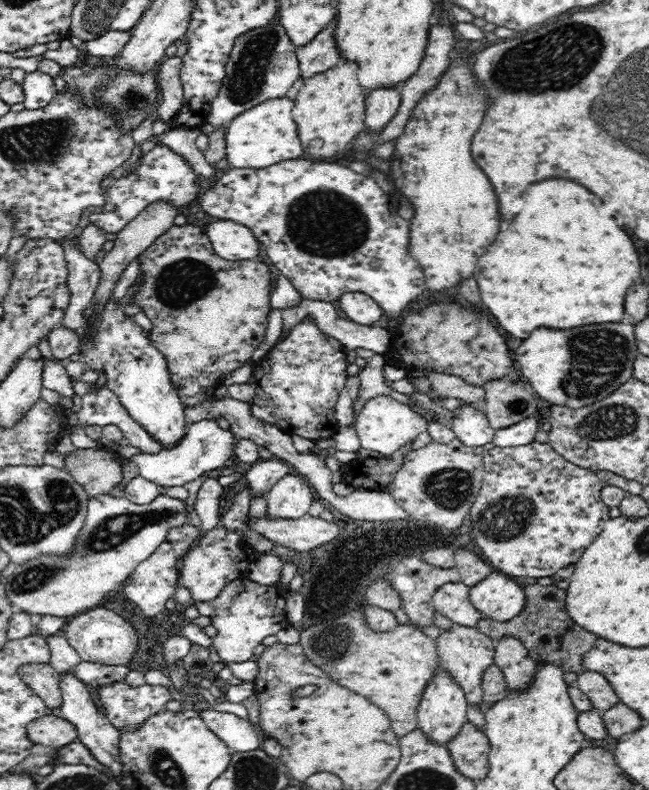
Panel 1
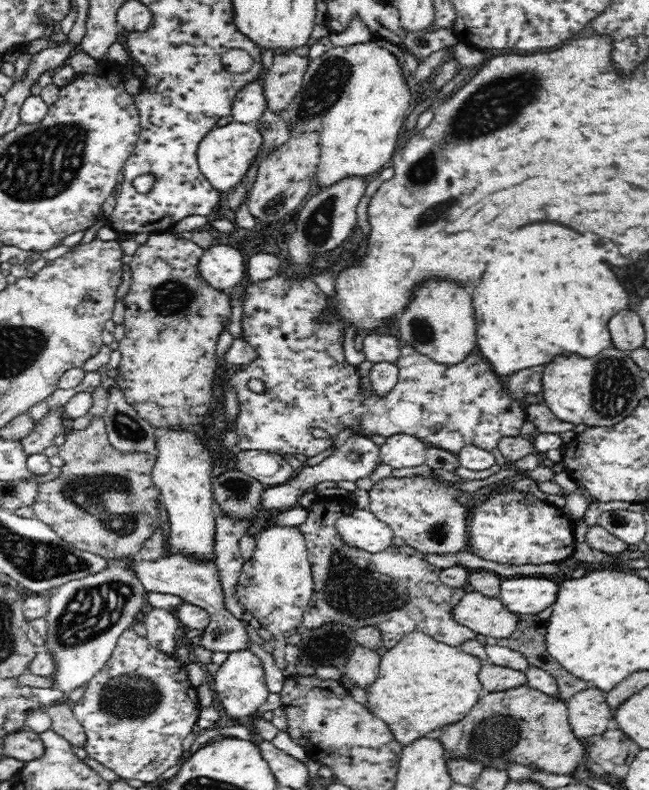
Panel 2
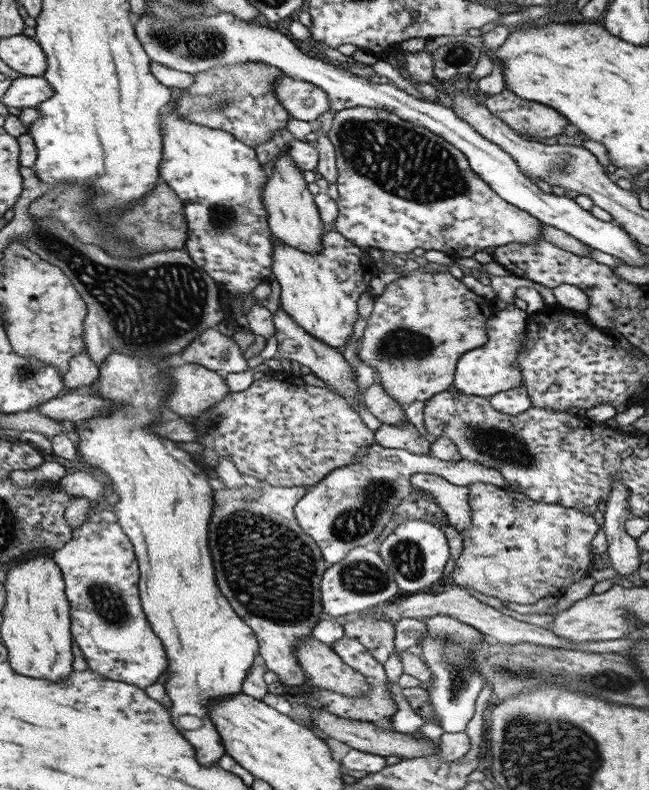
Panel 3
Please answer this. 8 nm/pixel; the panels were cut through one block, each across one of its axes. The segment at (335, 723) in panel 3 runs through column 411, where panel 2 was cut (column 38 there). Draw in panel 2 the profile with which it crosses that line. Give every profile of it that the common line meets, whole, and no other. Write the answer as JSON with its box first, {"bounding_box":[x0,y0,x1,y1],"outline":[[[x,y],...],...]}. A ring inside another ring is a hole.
{"bounding_box":[1,730,44,763],"outline":[[[17,730],[11,735],[6,735],[1,744],[1,754],[3,756],[26,763],[41,757],[43,752],[44,745],[36,731]]]}

